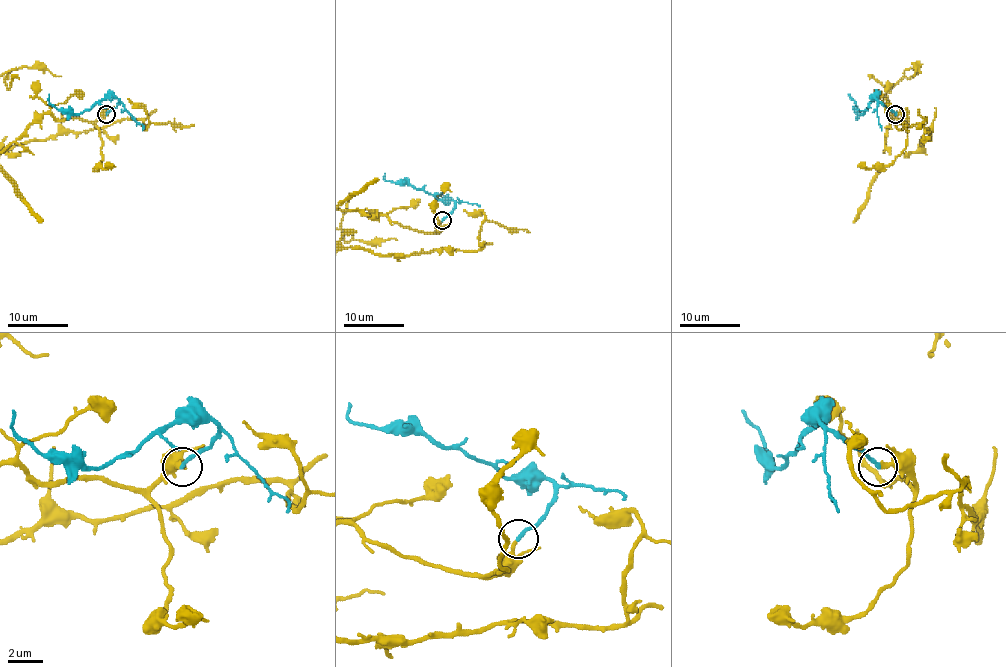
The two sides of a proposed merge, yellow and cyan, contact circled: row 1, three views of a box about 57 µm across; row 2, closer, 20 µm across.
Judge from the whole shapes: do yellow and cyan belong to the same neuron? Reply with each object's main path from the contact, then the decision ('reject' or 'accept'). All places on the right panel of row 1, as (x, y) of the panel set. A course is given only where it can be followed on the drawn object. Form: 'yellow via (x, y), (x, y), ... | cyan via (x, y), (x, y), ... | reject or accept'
cyan via (895, 114), (875, 98), (860, 114), (848, 94) | accept

